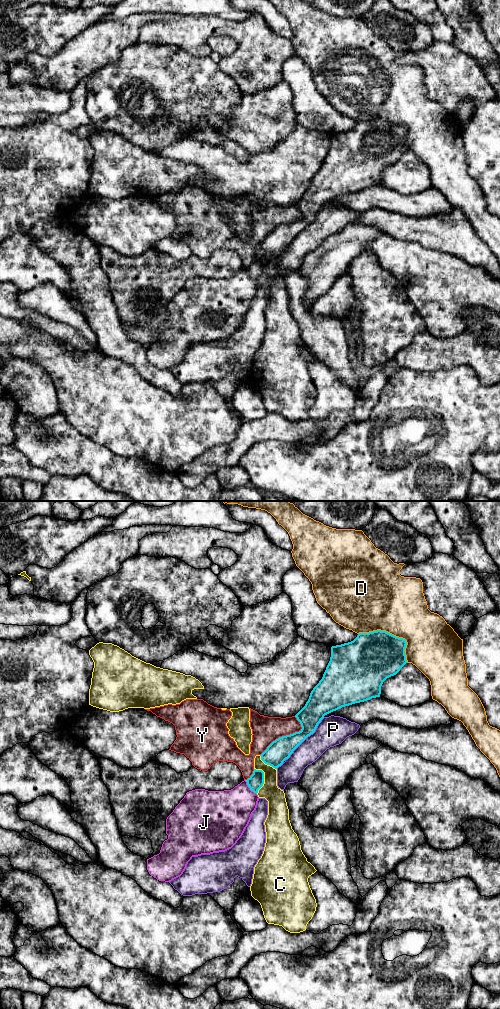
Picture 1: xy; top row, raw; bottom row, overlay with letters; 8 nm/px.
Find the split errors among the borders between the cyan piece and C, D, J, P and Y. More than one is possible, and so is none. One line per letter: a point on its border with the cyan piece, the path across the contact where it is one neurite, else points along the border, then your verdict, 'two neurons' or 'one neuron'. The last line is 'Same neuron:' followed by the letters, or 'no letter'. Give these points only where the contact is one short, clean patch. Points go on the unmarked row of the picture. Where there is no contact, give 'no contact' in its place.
C: meets cyan in xy at (263, 266); border along xy (254, 256), (260, 257), (263, 260), (263, 273), (256, 281); two neurons
D: meets cyan in xy at (393, 123); two neurons
J: meets cyan in xy at (249, 275); two neurons
P: meets cyan in xy at (301, 230); two neurons
Y: meets cyan in xy at (286, 223); two neurons
Same neuron: no letter

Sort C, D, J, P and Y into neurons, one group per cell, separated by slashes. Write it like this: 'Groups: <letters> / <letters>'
Groups: C / D / J / P / Y

